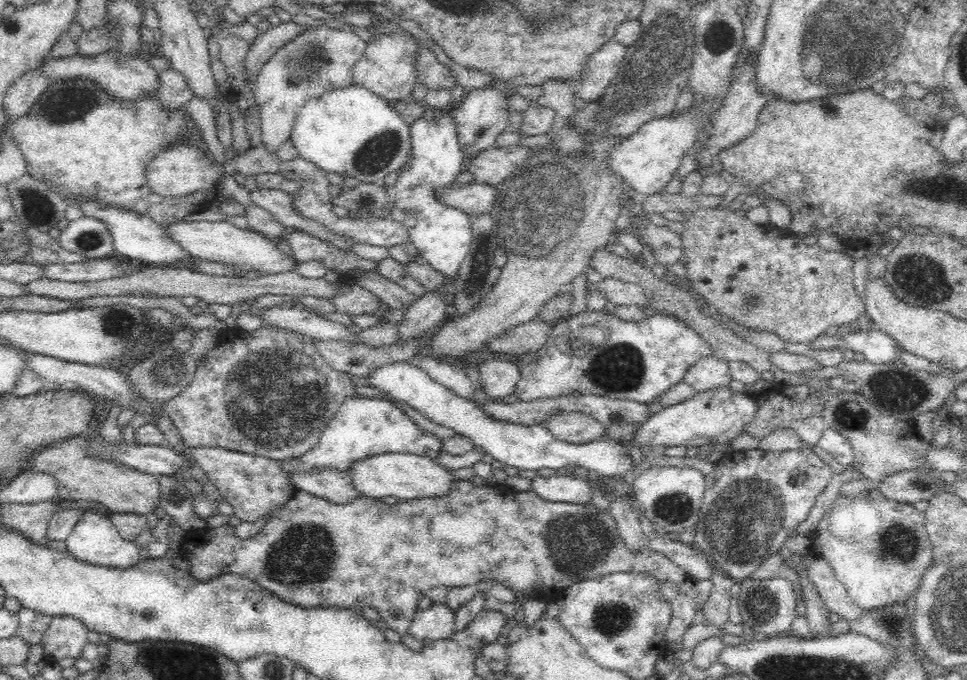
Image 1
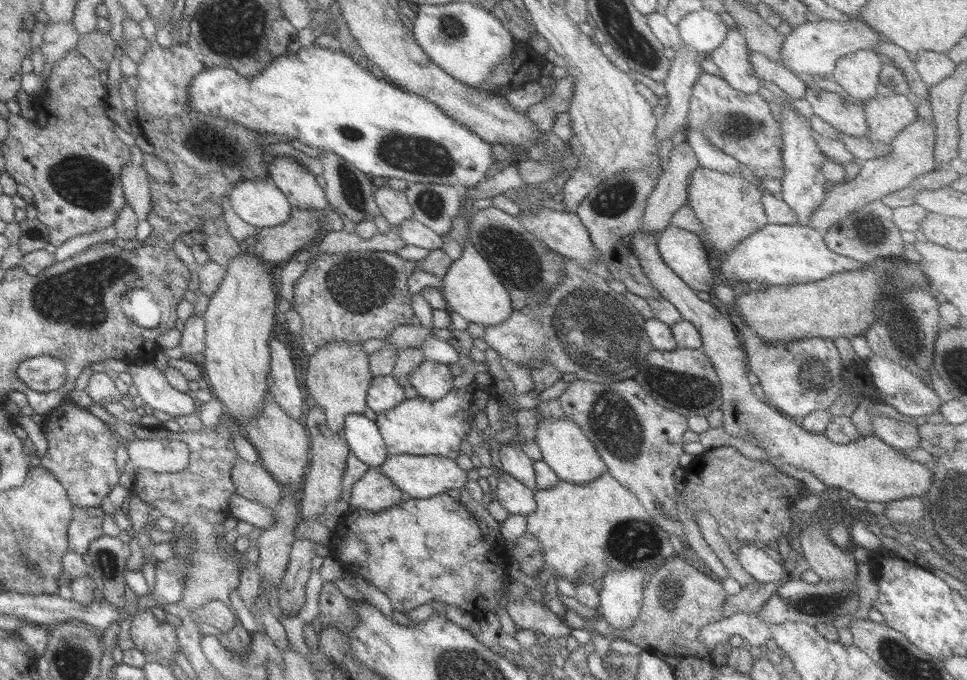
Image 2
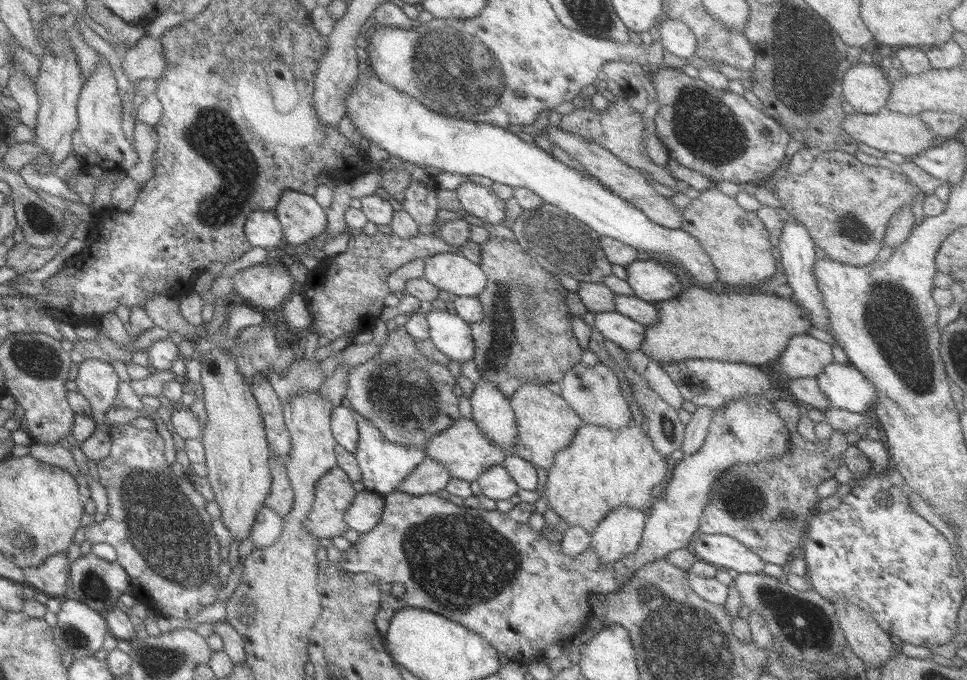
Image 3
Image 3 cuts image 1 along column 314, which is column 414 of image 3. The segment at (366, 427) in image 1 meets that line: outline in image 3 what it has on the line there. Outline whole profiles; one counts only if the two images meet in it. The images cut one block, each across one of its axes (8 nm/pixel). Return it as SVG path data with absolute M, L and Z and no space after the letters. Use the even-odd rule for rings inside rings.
M354 412L355 424L358 430L356 451L353 452L358 469L360 470L359 483L366 491L386 495L397 491L401 480L407 476L425 457L424 449L413 445L393 444L386 441L380 430L366 418Z

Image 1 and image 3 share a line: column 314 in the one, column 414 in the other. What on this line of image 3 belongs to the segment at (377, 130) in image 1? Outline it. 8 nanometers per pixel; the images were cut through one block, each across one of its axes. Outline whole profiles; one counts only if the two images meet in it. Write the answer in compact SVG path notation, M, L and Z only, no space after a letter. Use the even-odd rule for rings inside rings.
M363 67L345 95L344 107L344 114L354 130L363 136L364 144L378 146L388 156L415 166L433 166L449 174L485 176L512 189L530 190L542 203L585 224L598 237L605 236L637 251L656 254L656 258L667 260L667 265L671 262L671 267L680 266L703 288L717 280L709 257L685 231L654 224L593 177L561 164L544 149L528 144L506 128L437 114L404 92L382 83L375 75L363 73Z

